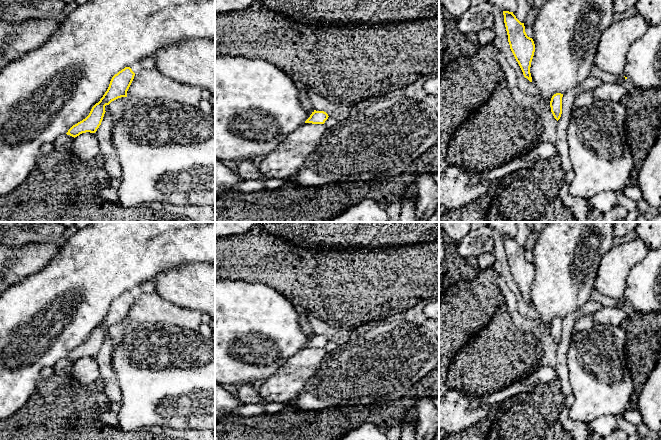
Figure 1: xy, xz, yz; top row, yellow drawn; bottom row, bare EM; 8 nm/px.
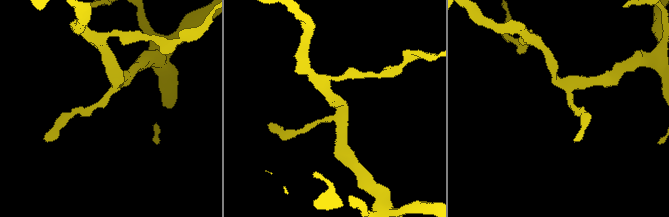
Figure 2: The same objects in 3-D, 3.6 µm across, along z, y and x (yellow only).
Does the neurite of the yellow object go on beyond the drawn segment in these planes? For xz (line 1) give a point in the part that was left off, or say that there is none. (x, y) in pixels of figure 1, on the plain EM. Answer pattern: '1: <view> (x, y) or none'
1: none

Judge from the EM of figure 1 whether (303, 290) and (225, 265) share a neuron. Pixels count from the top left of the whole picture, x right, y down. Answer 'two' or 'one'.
one

